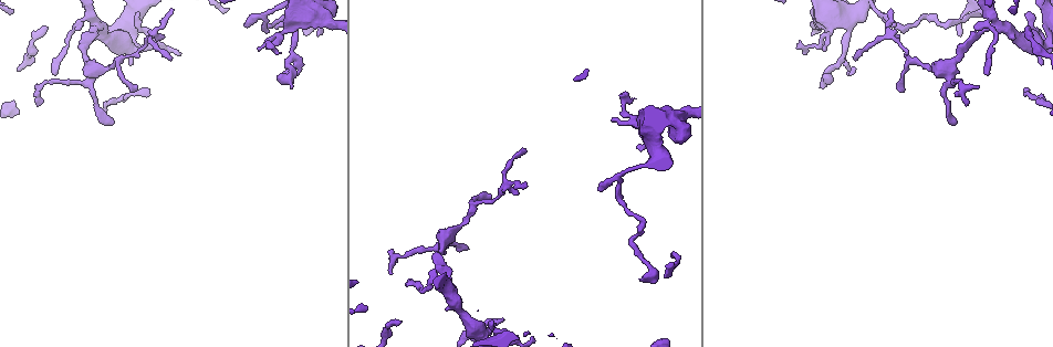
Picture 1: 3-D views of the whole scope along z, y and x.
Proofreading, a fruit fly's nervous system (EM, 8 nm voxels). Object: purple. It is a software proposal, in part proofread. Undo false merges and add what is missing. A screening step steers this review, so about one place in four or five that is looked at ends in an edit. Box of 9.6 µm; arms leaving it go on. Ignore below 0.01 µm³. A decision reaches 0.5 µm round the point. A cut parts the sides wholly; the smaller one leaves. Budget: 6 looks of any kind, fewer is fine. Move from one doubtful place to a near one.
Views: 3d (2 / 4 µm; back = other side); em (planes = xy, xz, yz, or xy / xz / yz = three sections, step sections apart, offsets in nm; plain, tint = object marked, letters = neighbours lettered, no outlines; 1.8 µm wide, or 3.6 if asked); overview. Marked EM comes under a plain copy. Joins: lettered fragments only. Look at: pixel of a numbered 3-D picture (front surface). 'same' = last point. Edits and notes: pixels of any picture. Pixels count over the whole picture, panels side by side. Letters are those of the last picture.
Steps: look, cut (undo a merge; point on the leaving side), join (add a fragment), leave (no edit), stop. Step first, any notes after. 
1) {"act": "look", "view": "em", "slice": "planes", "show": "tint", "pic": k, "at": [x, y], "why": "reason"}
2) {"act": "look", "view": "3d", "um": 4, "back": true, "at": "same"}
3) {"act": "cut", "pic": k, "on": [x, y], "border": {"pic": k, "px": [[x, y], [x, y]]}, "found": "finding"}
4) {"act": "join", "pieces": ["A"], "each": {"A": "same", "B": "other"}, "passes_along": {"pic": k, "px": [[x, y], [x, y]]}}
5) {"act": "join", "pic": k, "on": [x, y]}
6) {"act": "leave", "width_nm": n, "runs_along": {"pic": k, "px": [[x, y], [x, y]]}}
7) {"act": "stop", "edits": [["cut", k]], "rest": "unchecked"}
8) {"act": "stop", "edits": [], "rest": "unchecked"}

{"act": "look", "view": "3d", "um": 4, "pic": 1, "at": [46, 27], "why": "long arm stops here"}

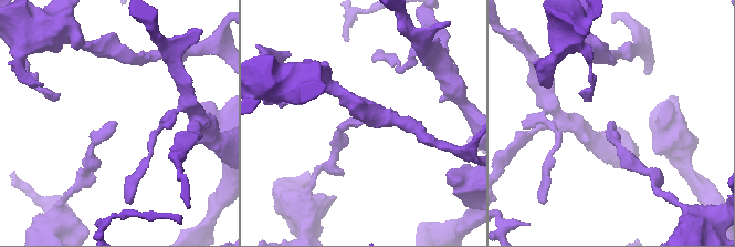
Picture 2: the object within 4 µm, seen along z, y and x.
{"act": "look", "view": "em", "slice": "xy", "step": 8, "show": "tint", "pic": 2, "at": [611, 123], "why": "shape alone is not enough"}

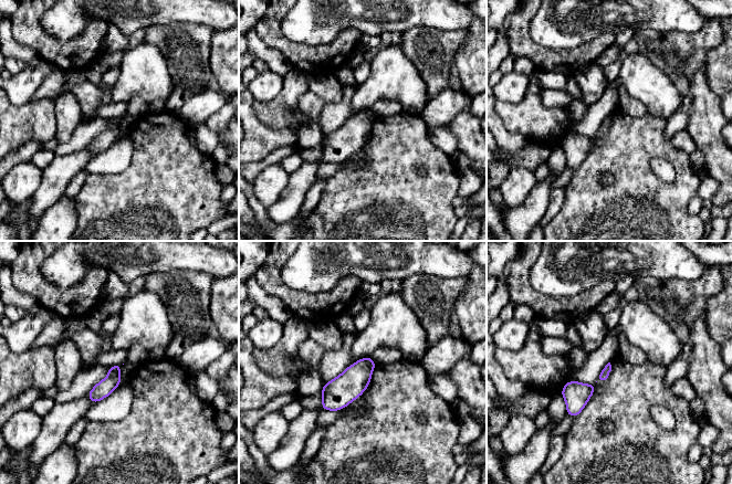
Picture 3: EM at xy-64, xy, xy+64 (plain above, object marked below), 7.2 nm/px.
{"act": "look", "view": "em", "slice": "planes", "show": "letters", "at": "same"}

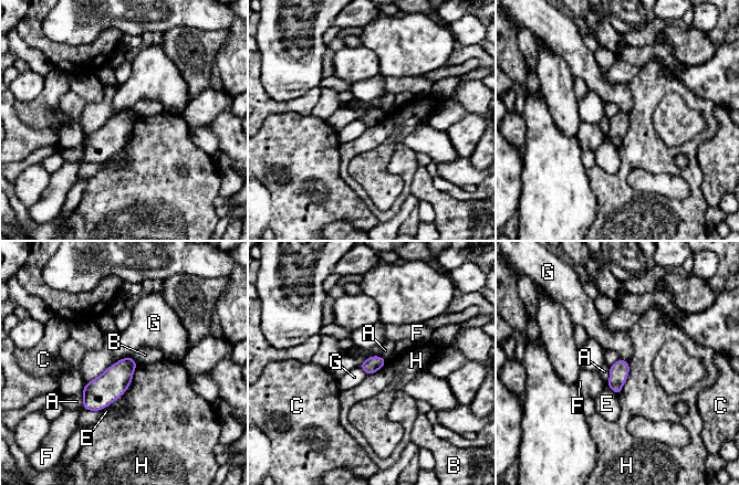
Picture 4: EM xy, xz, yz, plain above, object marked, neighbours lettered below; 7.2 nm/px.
{"act": "leave", "each": {"A": "other", "B": "other", "C": "other", "E": "other", "F": "other", "G": "other", "H": "other"}, "border": {"pic": 4, "px": [[131, 356], [121, 359]]}, "found": "no lettered fragment goes on from it"}

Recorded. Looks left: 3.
{"act": "look", "view": "3d", "um": 4, "pic": 1, "at": [144, 40], "why": "arms part here"}

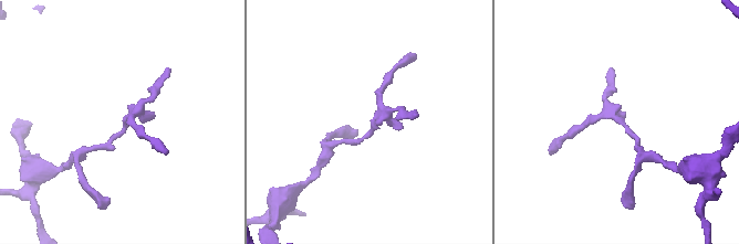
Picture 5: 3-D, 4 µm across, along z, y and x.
{"act": "look", "view": "em", "slice": "xy", "step": 16, "show": "letters", "pic": 5, "at": [373, 122], "why": "need the tissue"}

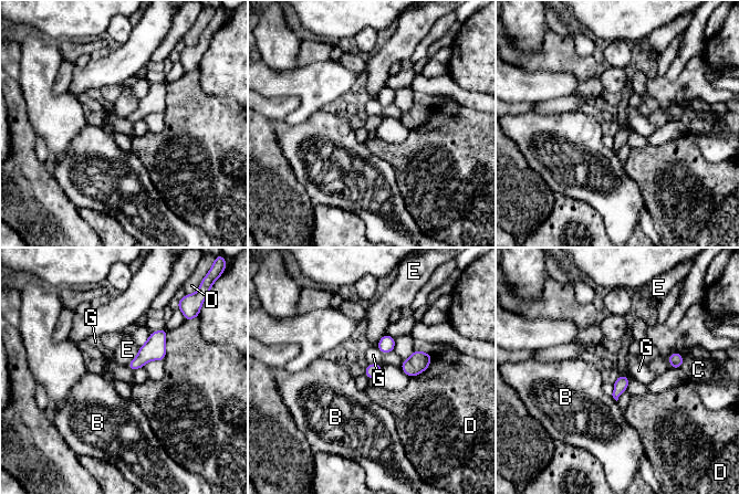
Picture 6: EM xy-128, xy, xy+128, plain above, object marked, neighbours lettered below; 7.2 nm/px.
{"act": "leave", "each": {"B": "other", "C": "other", "D": "other", "E": "other", "G": "other"}, "found": "continuous, no second neuron"}

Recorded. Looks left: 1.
{"act": "stop", "edits": [], "rest": "unchecked"}

